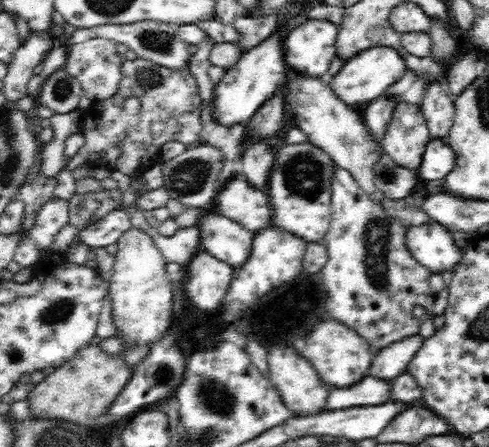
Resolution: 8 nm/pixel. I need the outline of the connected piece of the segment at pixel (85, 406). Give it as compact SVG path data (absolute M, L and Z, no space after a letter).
M86 345L77 350L56 370L36 383L27 396L28 414L31 420L65 420L87 429L97 428L97 418L107 414L112 403L130 380L128 369L121 353L110 357L98 345Z

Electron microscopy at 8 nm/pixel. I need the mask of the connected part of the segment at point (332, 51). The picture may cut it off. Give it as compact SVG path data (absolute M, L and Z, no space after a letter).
M309 19L284 35L284 65L294 76L320 79L337 55L338 27L328 20Z

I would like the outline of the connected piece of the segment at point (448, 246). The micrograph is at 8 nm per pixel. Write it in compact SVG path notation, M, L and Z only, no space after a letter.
M436 222L408 227L406 245L412 256L432 275L455 270L465 252L456 244L448 228Z

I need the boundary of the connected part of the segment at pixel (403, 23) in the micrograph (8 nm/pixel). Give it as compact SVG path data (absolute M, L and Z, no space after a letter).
M404 1L397 8L392 10L392 27L398 33L418 32L429 35L432 30L433 19L427 16L427 13L413 2Z

